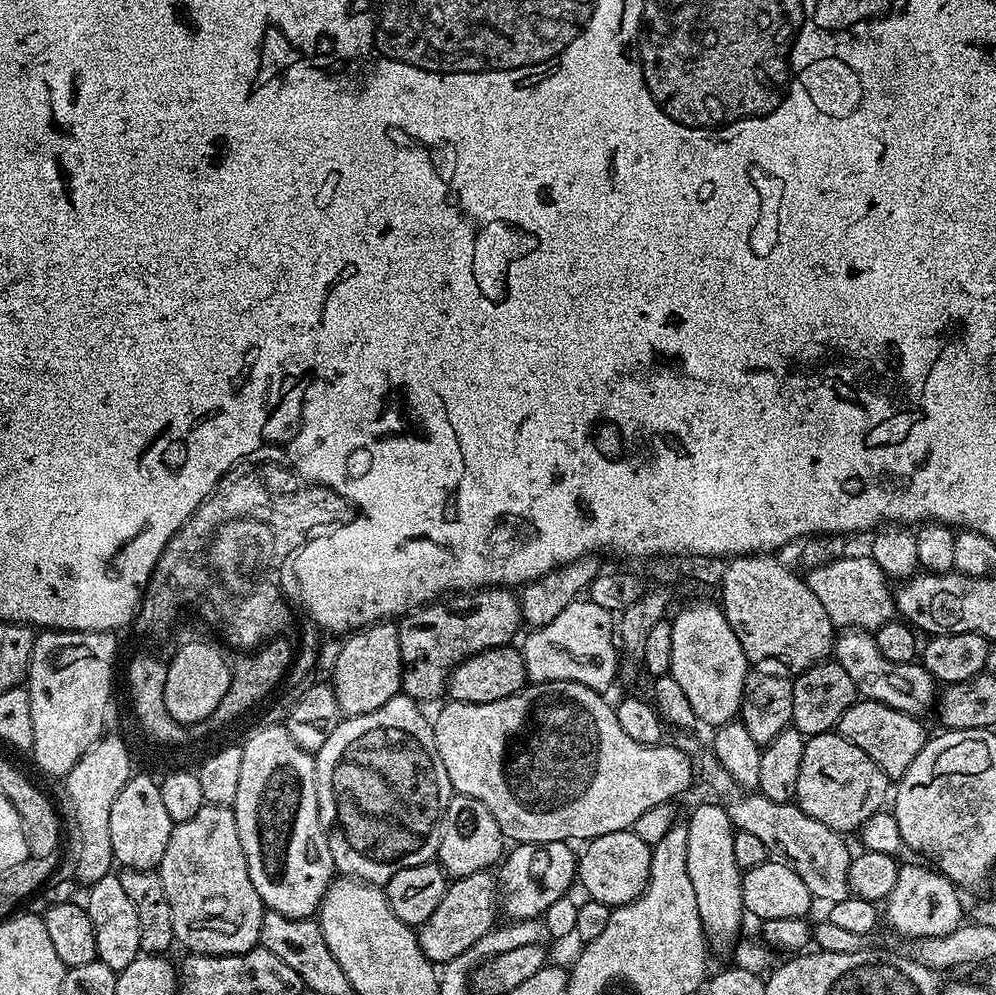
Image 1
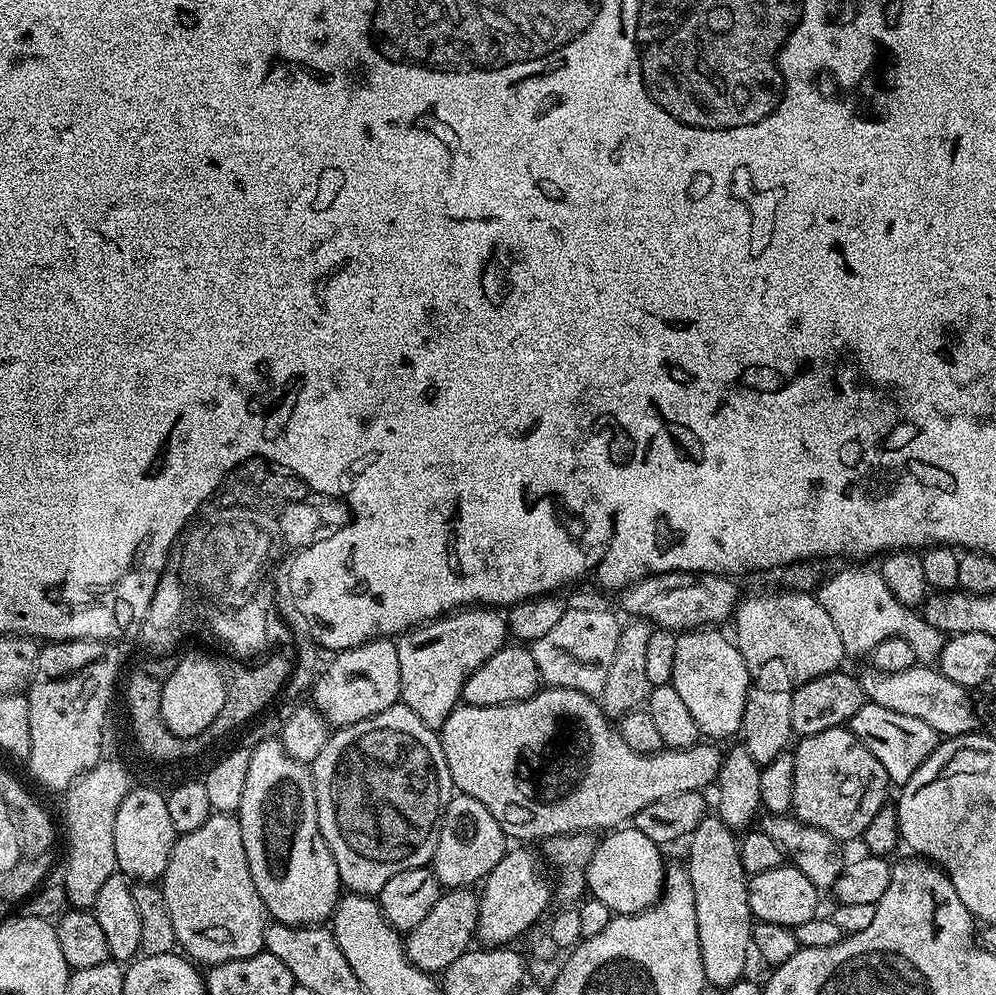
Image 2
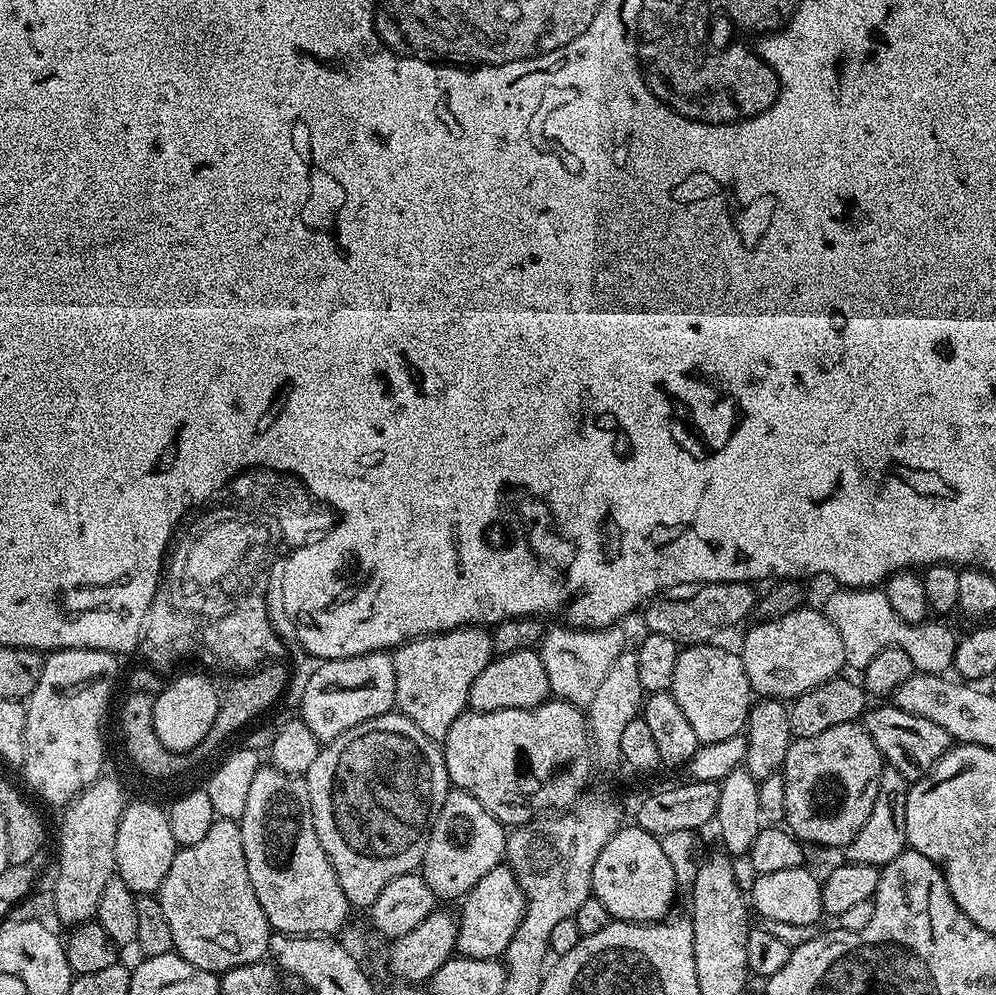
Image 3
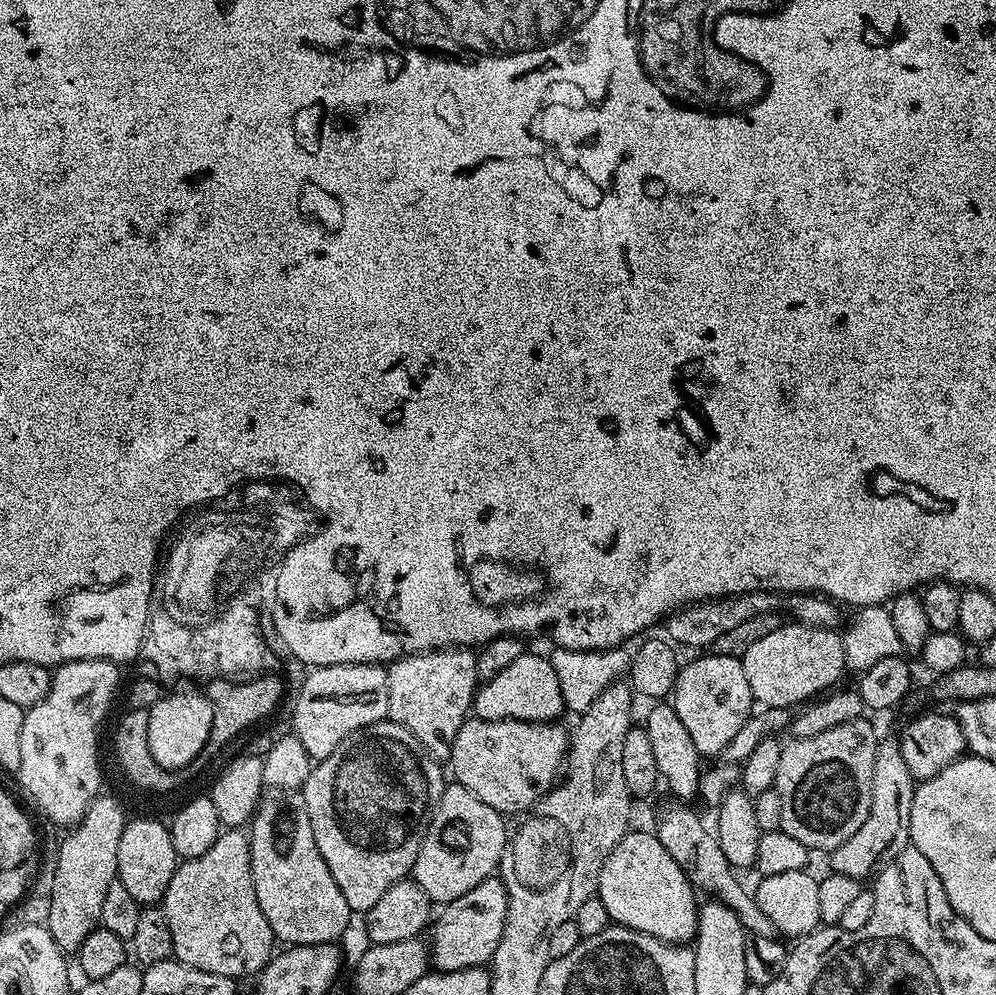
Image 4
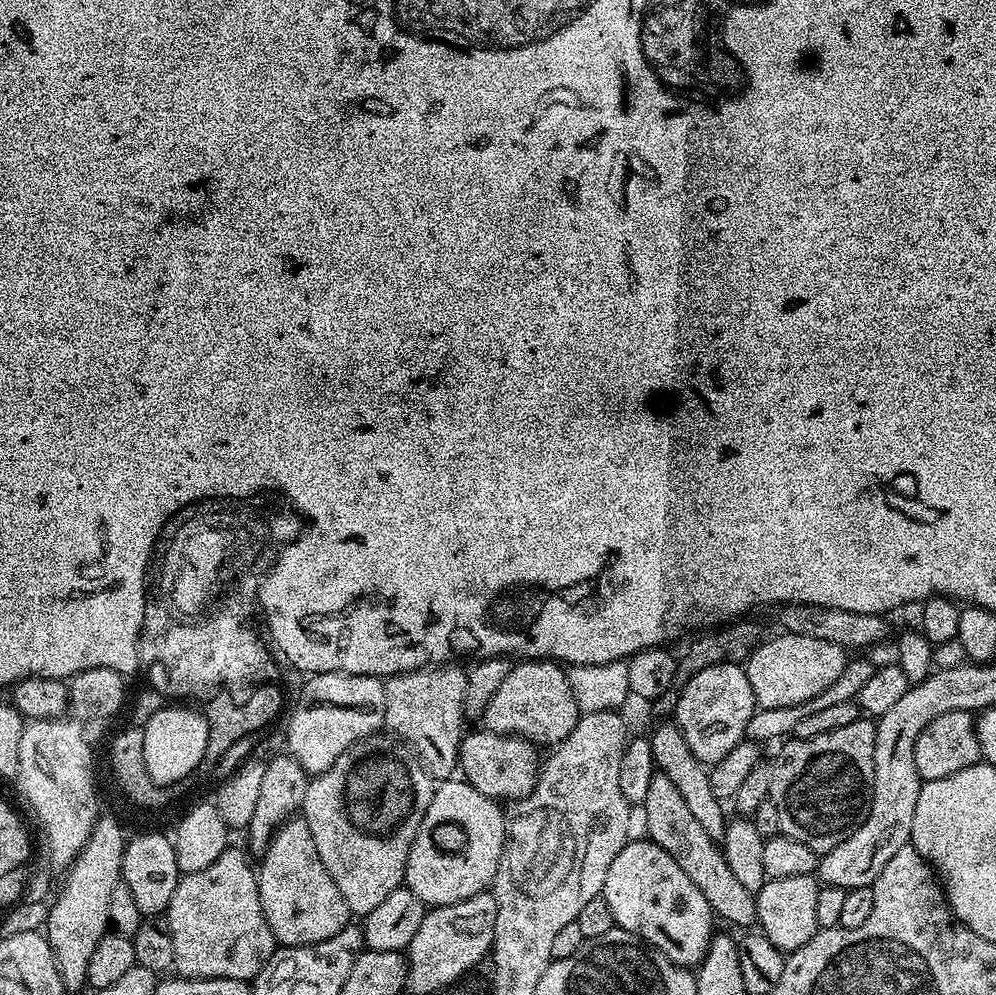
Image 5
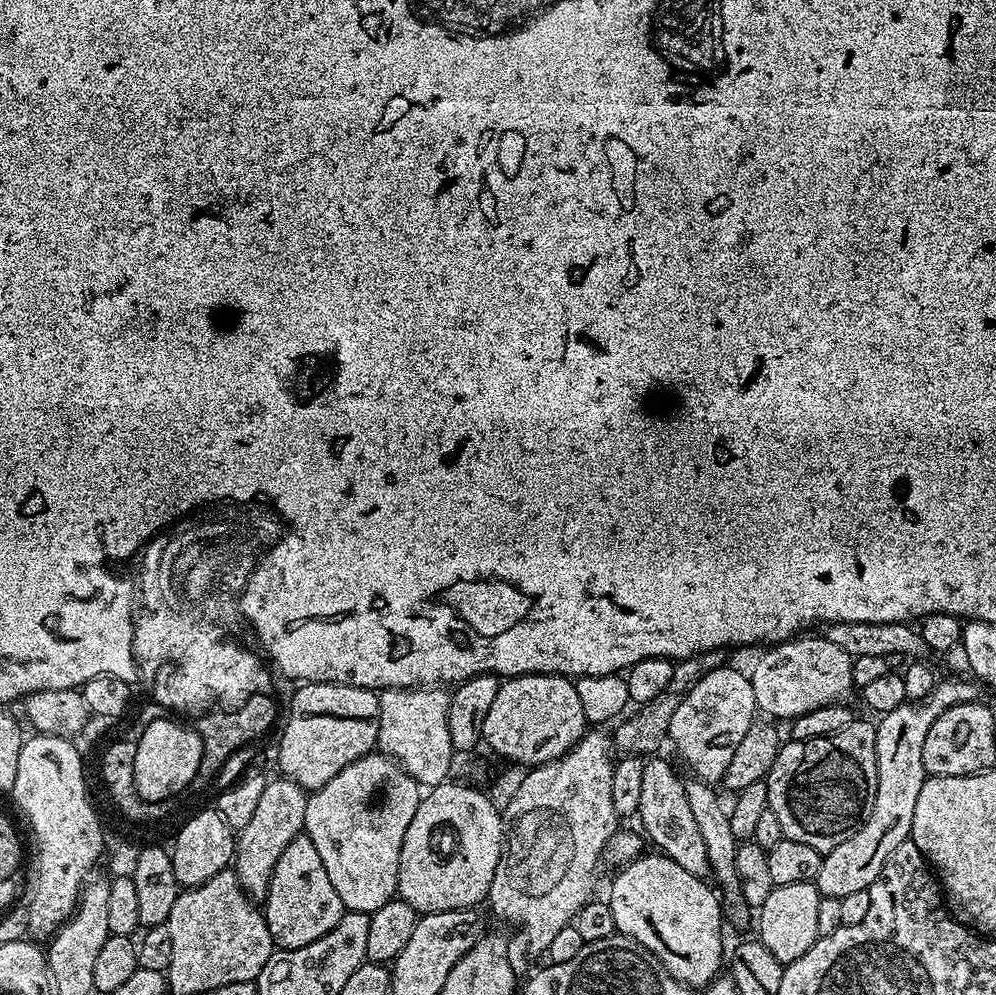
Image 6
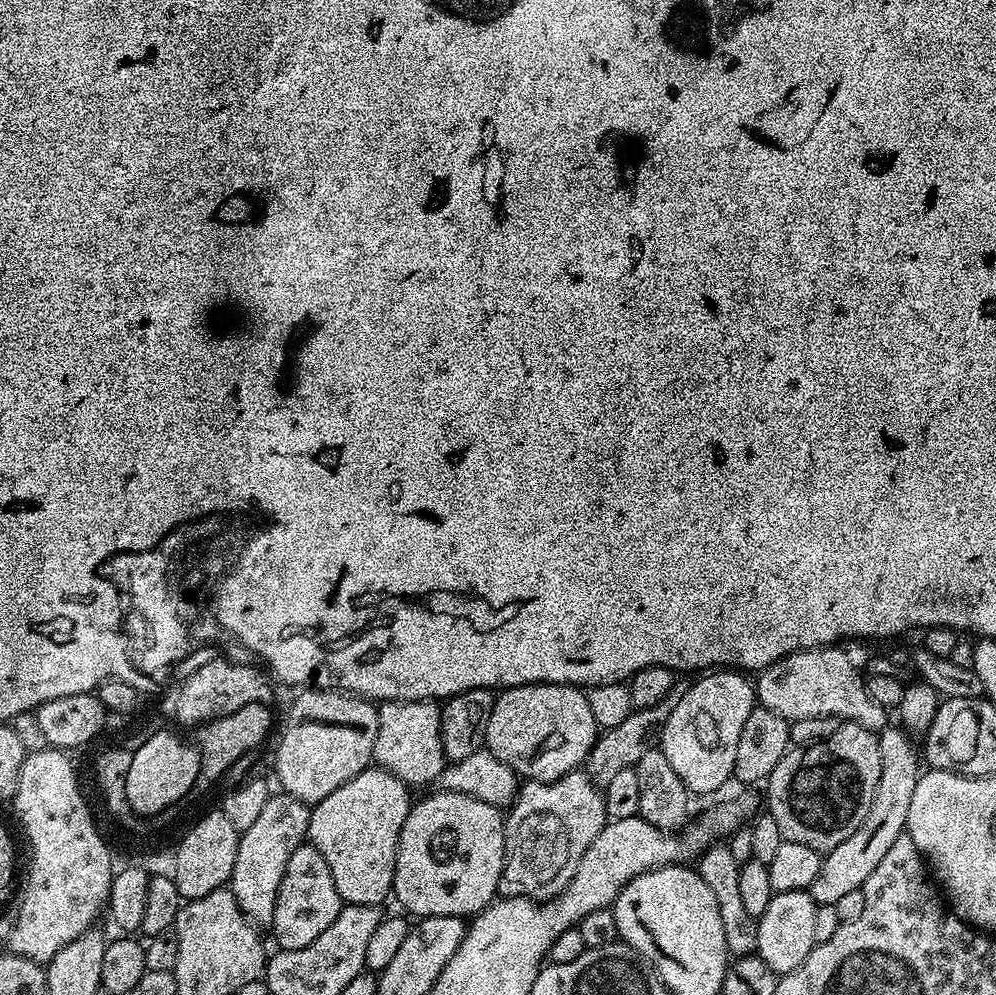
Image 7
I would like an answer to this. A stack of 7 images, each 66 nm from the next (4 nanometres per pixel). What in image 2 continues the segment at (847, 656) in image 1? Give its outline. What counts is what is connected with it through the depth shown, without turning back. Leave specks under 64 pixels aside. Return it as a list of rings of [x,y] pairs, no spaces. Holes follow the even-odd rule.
[[[917,666],[910,670],[898,670],[898,674],[886,675],[884,672],[867,670],[868,672],[859,673],[858,679],[865,697],[871,703],[878,706],[886,706],[898,714],[910,714],[910,718],[922,718],[926,726],[933,728],[941,737],[963,736],[965,732],[977,731],[976,712],[972,709],[972,700],[969,689],[958,686],[958,682],[950,682],[950,678],[943,676],[935,667]]]

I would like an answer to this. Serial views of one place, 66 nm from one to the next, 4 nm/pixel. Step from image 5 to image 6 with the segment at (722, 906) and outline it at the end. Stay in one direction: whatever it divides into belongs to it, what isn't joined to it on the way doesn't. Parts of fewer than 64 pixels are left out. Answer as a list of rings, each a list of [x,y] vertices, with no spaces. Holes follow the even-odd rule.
[[[649,757],[644,763],[637,819],[643,826],[641,829],[645,837],[647,839],[649,837],[663,855],[670,857],[690,874],[701,878],[707,877],[711,873],[711,868],[706,858],[706,844],[695,825],[690,802],[686,799],[683,777],[679,777],[673,766],[660,757]]]

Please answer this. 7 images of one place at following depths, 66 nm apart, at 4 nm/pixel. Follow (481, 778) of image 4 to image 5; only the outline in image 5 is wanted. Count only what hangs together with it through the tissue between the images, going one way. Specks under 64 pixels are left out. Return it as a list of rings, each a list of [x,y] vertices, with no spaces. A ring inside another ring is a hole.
[[[469,731],[461,739],[458,768],[463,779],[472,784],[474,790],[491,796],[497,802],[511,802],[530,794],[542,763],[541,753],[536,753],[539,752],[537,745],[521,736],[499,736],[496,732],[479,731]]]

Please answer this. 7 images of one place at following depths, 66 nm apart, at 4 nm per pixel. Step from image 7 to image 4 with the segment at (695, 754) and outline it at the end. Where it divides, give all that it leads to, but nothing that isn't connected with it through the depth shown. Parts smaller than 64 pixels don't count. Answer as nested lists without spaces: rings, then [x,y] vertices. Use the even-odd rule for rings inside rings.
[[[713,654],[700,656],[689,664],[687,661],[681,667],[670,703],[704,758],[719,757],[754,711],[750,682],[746,682],[742,659]]]

